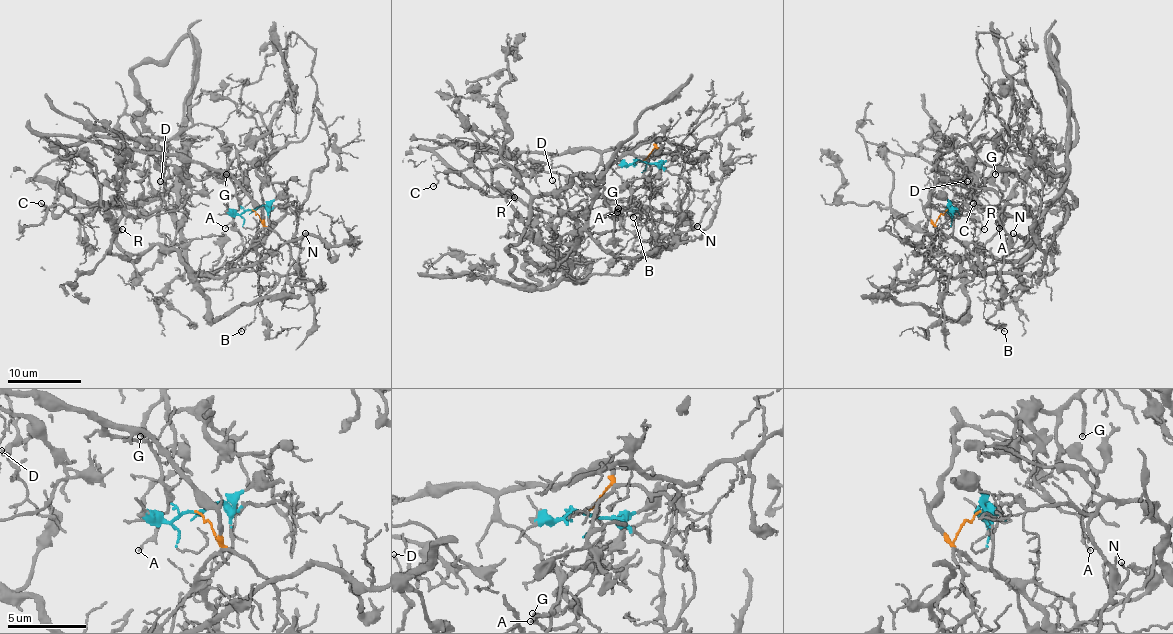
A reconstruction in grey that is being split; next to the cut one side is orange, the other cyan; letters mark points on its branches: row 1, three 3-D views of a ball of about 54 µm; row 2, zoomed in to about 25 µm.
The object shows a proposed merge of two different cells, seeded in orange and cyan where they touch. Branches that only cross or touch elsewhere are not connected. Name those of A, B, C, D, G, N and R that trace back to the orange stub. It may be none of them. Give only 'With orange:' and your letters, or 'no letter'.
With orange: A, B, C, D, G, R

